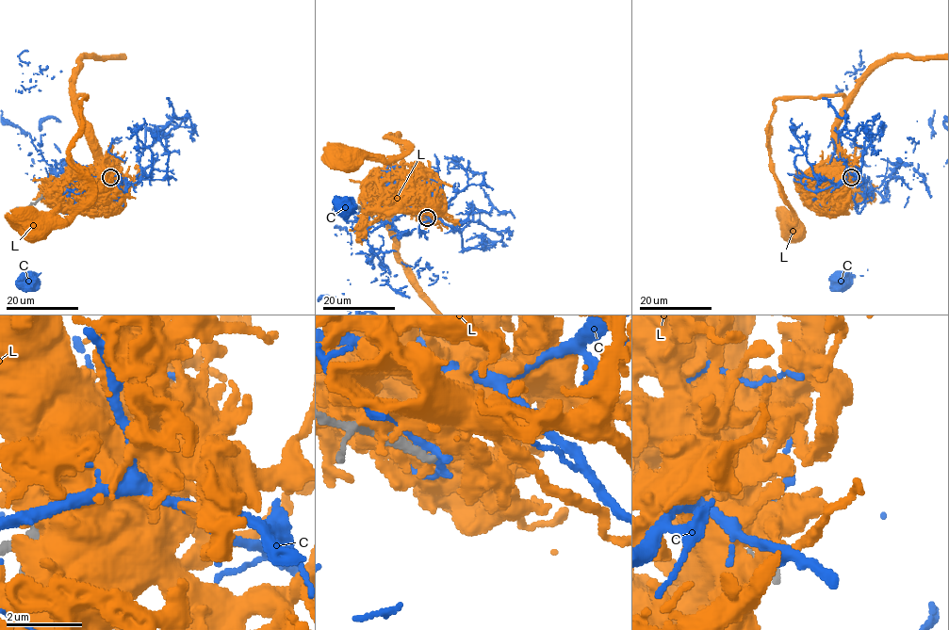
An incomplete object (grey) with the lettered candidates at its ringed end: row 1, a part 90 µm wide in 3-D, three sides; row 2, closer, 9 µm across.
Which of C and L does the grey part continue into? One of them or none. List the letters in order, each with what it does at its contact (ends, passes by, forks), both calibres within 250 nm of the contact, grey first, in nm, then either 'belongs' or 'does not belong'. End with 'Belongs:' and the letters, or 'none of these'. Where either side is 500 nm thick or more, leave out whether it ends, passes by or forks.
C: it forks there; 380 nm thick on the grey side, 160 nm on the other; does not belong
L: 220 nm thick on the grey side, 750 nm on the other; does not belong
Belongs: none of these

